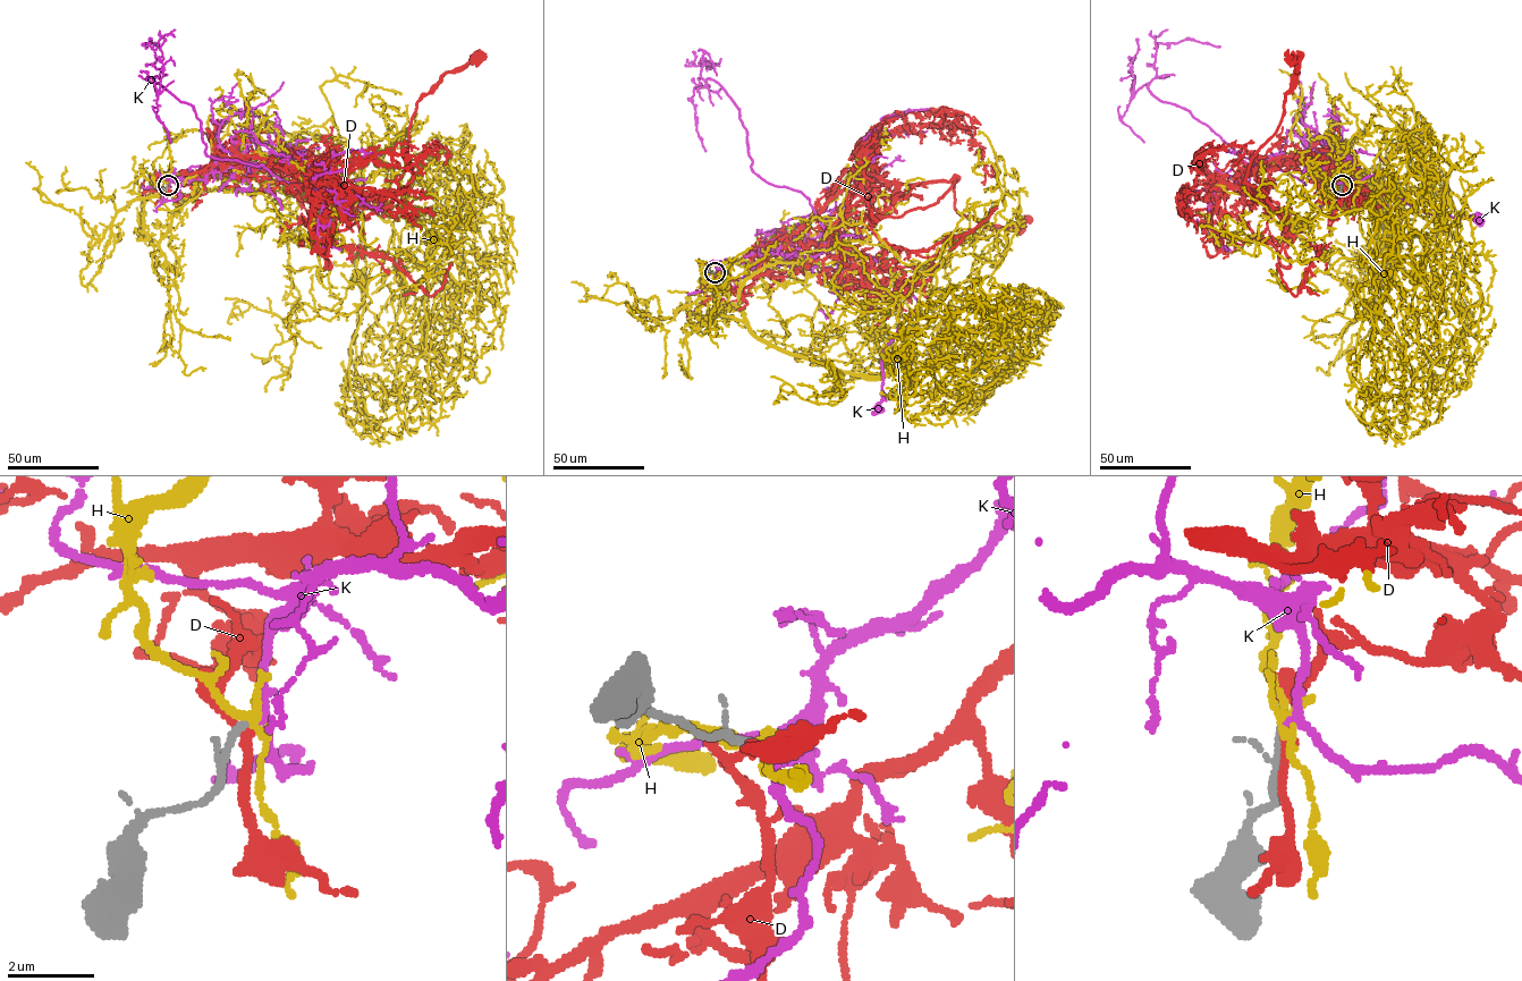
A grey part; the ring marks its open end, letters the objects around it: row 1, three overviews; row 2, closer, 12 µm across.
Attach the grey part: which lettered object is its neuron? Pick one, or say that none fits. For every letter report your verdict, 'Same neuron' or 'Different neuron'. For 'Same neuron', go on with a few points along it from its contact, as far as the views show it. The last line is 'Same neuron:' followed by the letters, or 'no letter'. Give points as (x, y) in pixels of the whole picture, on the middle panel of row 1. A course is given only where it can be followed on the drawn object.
D: Different neuron
H: Different neuron
K: Same neuron. Its course: (715, 273), (752, 253), (820, 235), (828, 235), (840, 251), (876, 260), (918, 302), (885, 348), (877, 409)
Same neuron: K

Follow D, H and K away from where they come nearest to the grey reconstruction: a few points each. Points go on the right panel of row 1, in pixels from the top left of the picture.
D: (1342, 185), (1307, 157), (1248, 174), (1285, 214), (1284, 237), (1320, 256), (1296, 296), (1277, 263)
H: (1342, 185), (1343, 172), (1347, 172), (1362, 193), (1437, 189), (1443, 195), (1444, 205), (1434, 219), (1420, 279)
K: (1342, 185), (1337, 178), (1324, 179), (1303, 158), (1319, 162), (1328, 182), (1376, 175), (1417, 210), (1479, 221)

